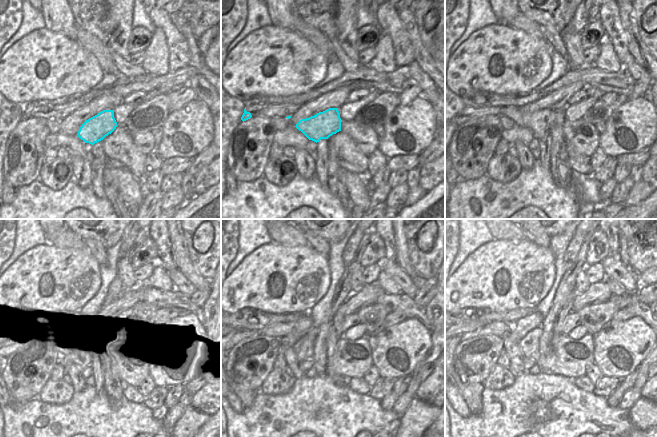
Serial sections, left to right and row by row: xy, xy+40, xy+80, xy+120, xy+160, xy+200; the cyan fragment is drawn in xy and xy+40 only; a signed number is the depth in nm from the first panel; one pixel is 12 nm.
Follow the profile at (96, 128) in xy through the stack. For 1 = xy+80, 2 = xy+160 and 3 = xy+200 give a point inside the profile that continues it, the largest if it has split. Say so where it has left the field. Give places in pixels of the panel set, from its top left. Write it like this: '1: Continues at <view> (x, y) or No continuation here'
1: Continues at xy+80 (540, 121)
2: Continues at xy+160 (278, 330)
3: Continues at xy+200 (496, 328)

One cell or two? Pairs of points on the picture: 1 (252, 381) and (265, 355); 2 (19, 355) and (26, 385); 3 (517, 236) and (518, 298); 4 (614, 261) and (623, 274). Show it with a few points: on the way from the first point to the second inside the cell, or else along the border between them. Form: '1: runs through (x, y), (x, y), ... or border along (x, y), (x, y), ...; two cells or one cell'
1: runs through (259, 374), (267, 369), (265, 362); one cell
2: runs through (25, 362), (25, 378); one cell
3: border along (494, 238), (510, 241), (525, 239); two cells
4: runs through (614, 264), (620, 271); one cell

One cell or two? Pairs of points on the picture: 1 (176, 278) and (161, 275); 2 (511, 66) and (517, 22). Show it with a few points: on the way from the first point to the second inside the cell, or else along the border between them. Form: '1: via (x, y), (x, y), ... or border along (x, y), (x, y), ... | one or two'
1: border along (166, 272), (177, 290) | two
2: border along (507, 24), (537, 37) | two

